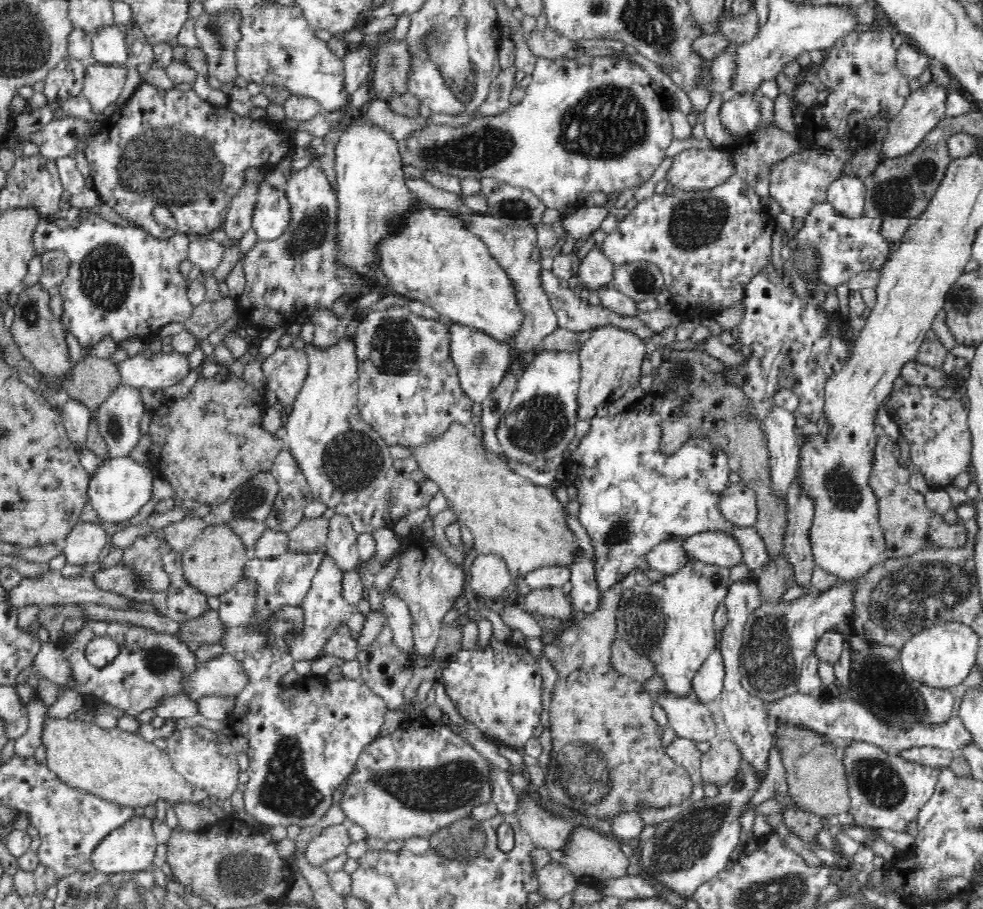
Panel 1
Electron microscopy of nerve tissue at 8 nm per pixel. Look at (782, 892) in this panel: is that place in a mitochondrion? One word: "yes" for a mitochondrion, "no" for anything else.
yes

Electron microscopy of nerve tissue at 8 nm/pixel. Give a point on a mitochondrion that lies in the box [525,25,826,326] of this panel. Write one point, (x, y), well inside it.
(609, 122)

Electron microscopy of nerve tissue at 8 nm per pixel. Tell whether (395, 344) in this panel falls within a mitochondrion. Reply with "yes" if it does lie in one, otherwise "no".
yes

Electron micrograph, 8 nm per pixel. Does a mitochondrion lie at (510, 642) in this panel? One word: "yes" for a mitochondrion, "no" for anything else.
no

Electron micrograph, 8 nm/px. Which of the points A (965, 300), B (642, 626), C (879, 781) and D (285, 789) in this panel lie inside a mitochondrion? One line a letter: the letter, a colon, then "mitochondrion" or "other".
A: mitochondrion
B: mitochondrion
C: mitochondrion
D: mitochondrion

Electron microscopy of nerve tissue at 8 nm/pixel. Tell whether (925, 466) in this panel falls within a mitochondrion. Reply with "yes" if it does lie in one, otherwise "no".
no

